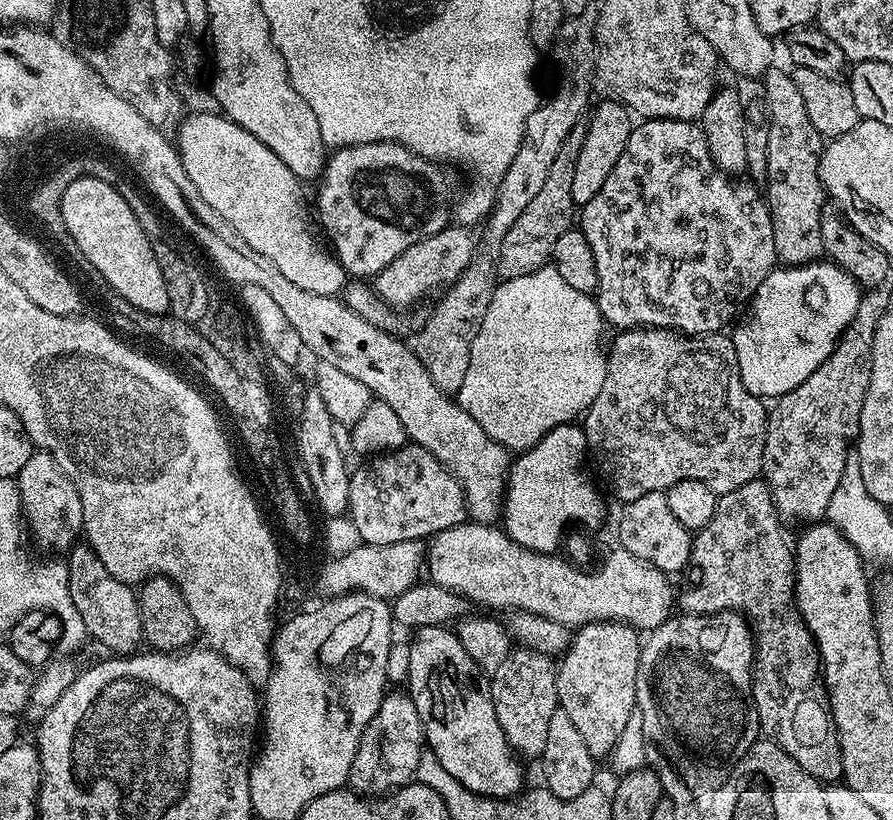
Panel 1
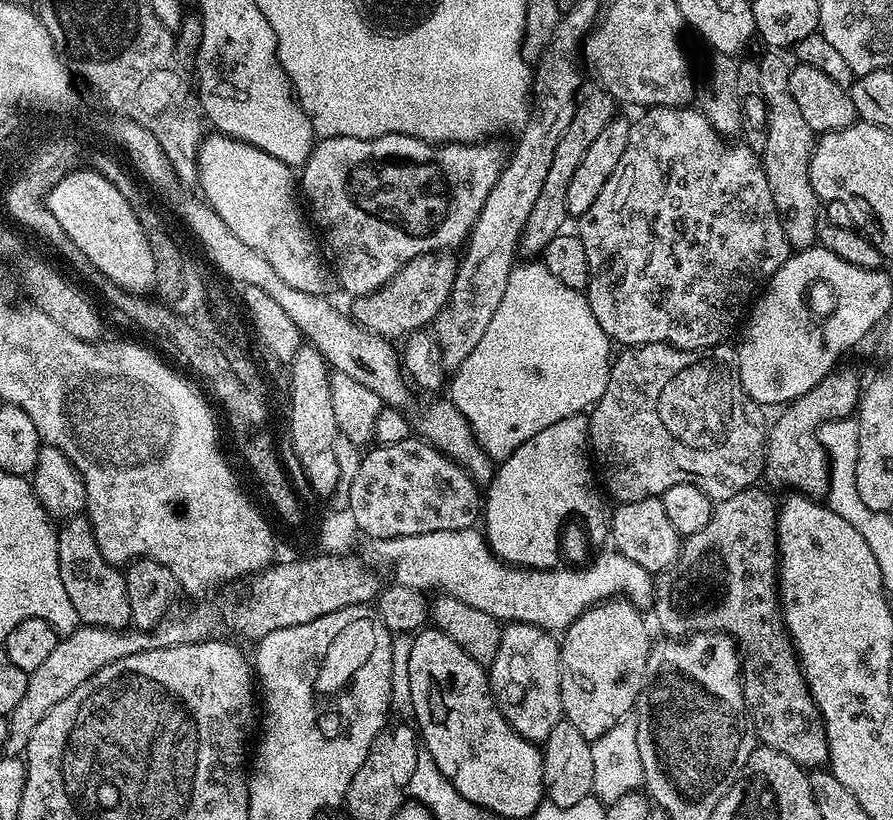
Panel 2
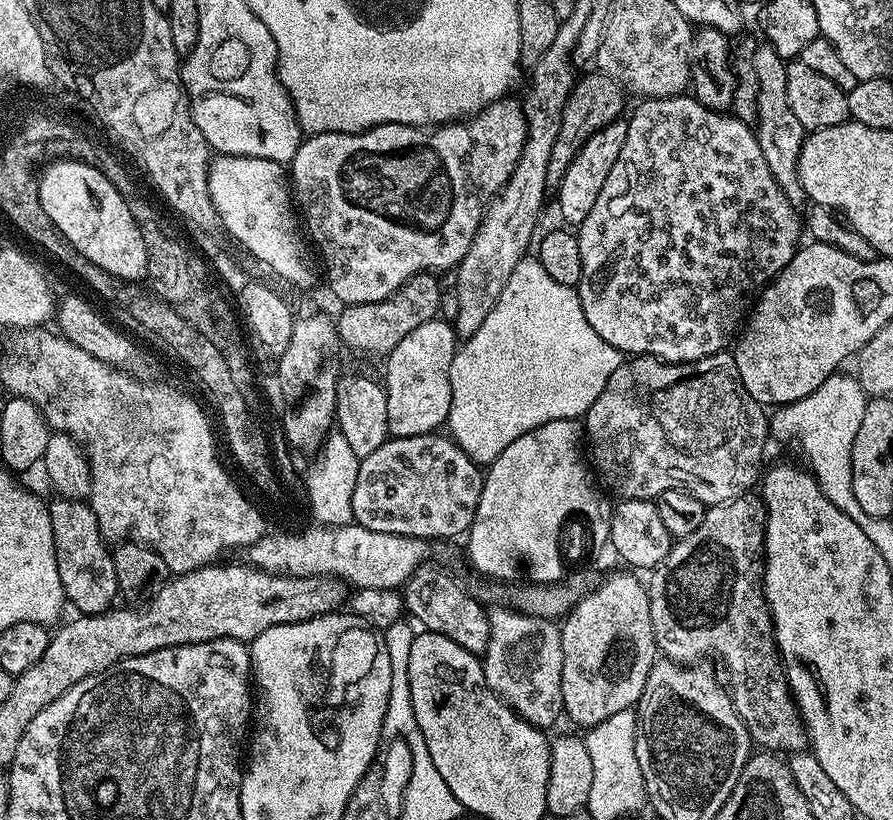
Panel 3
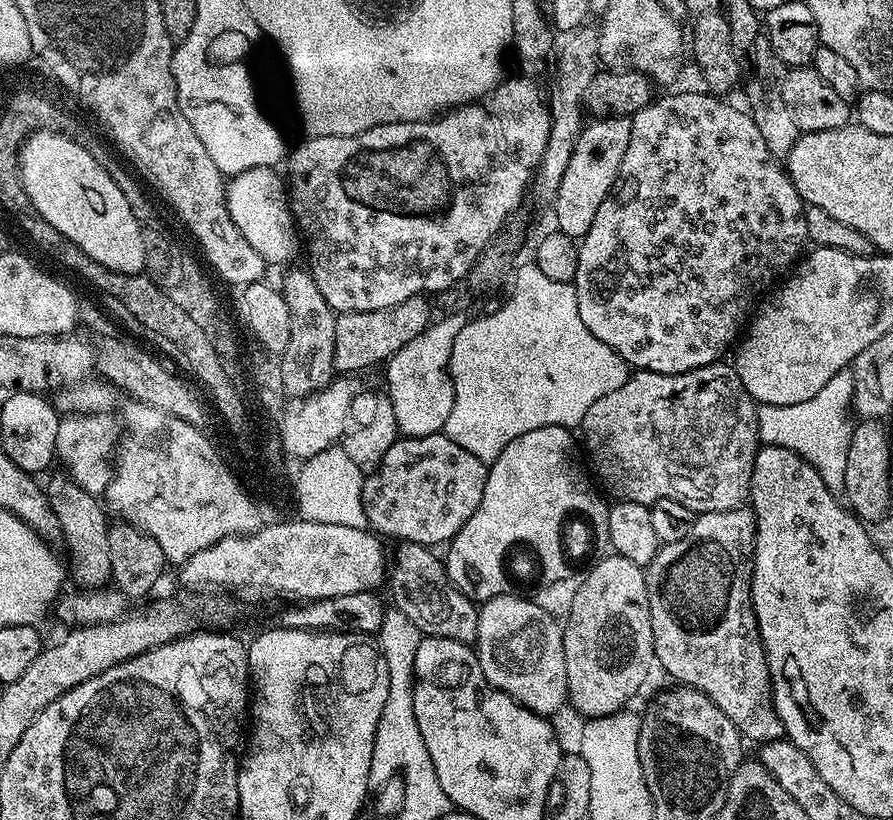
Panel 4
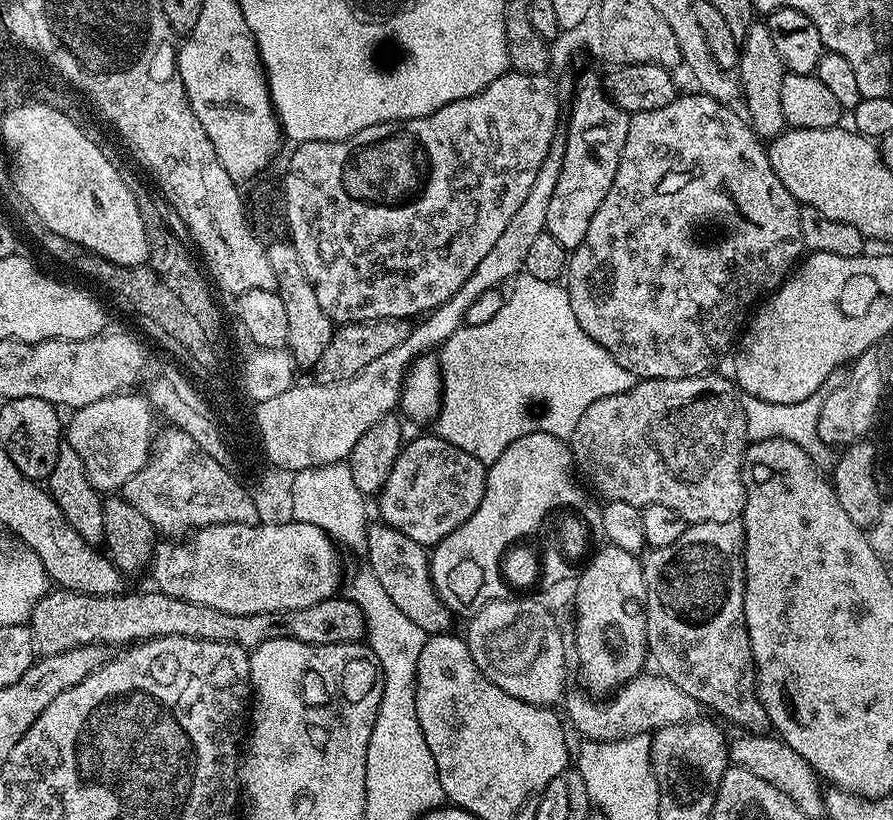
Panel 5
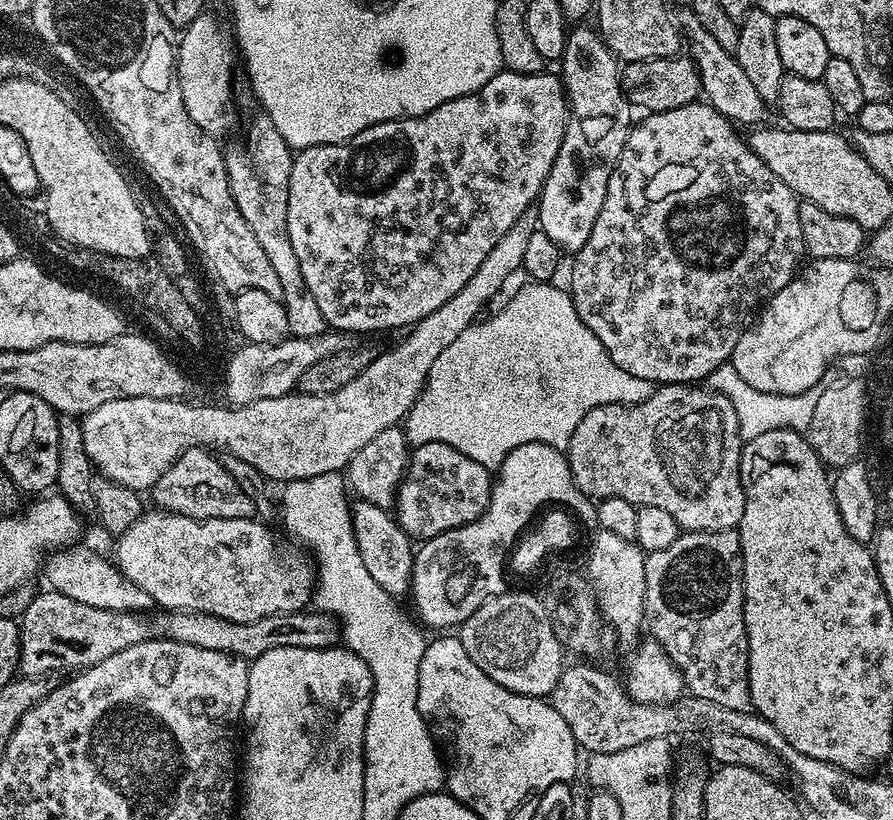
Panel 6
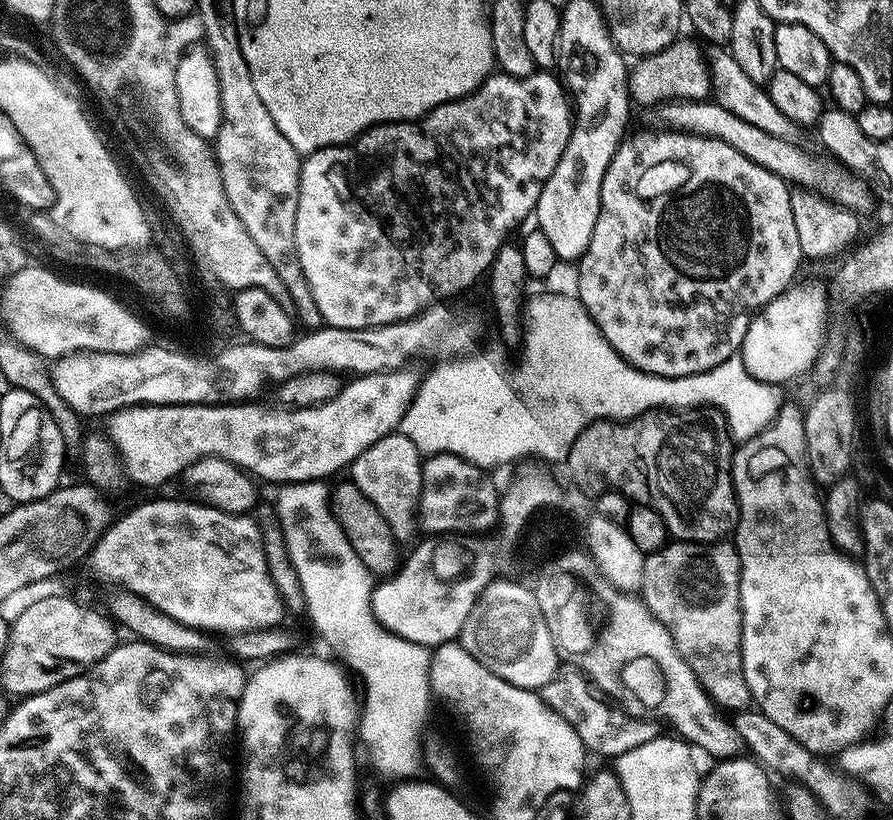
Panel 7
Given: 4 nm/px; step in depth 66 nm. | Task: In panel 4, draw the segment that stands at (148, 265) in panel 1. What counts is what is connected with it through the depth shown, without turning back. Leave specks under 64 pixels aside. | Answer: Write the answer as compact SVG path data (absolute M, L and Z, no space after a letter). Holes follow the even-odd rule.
M32 133L20 147L19 165L20 182L33 213L40 215L58 230L60 235L64 235L71 244L78 246L86 255L96 256L94 262L98 262L110 271L122 274L140 273L140 260L146 263L144 258L146 251L140 250L140 232L136 232L136 224L132 224L132 212L128 212L128 204L124 204L124 196L120 196L120 192L116 192L116 188L112 188L112 180L108 180L108 176L104 176L104 172L100 172L100 168L96 168L96 164L92 164L92 160L88 160L88 156L84 156L84 152L80 152L80 148L76 148L76 144L68 144L68 140L60 140L60 136L40 136L38 133Z

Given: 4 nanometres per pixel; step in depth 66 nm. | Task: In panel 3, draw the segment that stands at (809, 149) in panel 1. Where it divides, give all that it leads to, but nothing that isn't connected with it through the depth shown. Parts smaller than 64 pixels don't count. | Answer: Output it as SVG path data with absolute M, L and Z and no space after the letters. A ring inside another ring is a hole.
M760 42L754 54L755 73L758 74L757 108L754 131L758 138L758 146L762 146L762 155L766 157L766 166L770 166L770 174L778 182L782 194L794 205L805 203L802 182L798 178L798 158L804 145L806 130L798 118L794 118L794 110L790 110L790 101L786 98L786 70L788 64L775 52L771 44Z

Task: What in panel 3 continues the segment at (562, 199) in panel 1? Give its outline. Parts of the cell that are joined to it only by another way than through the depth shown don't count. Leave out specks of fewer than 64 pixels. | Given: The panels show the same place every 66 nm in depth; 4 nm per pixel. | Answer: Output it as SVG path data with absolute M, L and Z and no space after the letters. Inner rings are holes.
M592 70L589 76L581 75L577 79L562 116L562 126L554 142L554 150L550 150L550 166L546 166L549 185L559 185L566 170L570 170L578 150L595 132L602 130L607 124L613 124L625 115L624 99L626 93L621 84L599 70Z

